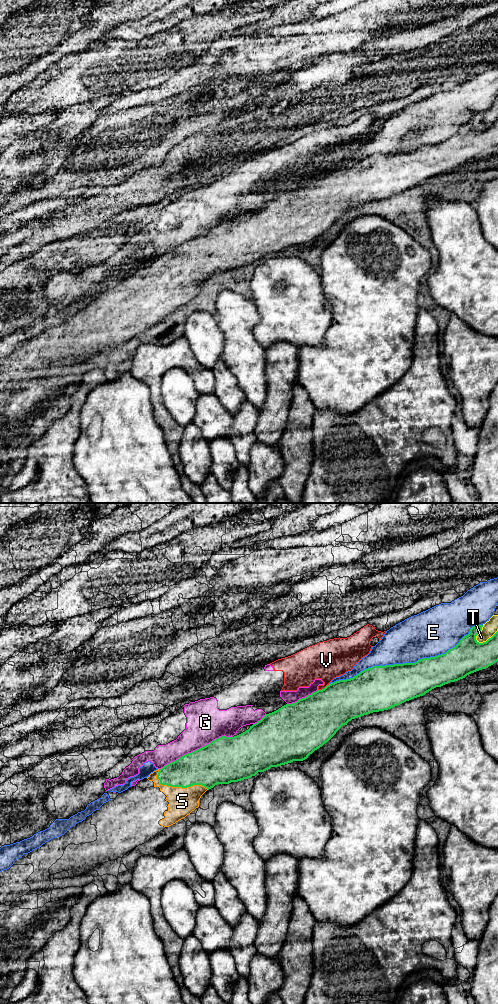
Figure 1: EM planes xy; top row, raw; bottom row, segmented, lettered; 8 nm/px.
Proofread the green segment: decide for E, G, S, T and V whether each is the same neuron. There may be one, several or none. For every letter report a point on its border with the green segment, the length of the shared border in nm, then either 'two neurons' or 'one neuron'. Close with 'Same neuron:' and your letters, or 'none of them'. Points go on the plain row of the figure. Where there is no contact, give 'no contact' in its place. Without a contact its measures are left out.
E: xy (406, 151) | 1300 nm | two neurons
G: xy (195, 238) | 650 nm | two neurons
S: xy (177, 274) | 440 nm | one neuron
T: xy (487, 128) | 200 nm | two neurons
V: xy (324, 176) | 110 nm | two neurons
Same neuron: S

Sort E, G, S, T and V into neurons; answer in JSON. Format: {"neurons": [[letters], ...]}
{"neurons": [["E"], ["G", "V"], ["S"], ["T"]]}

